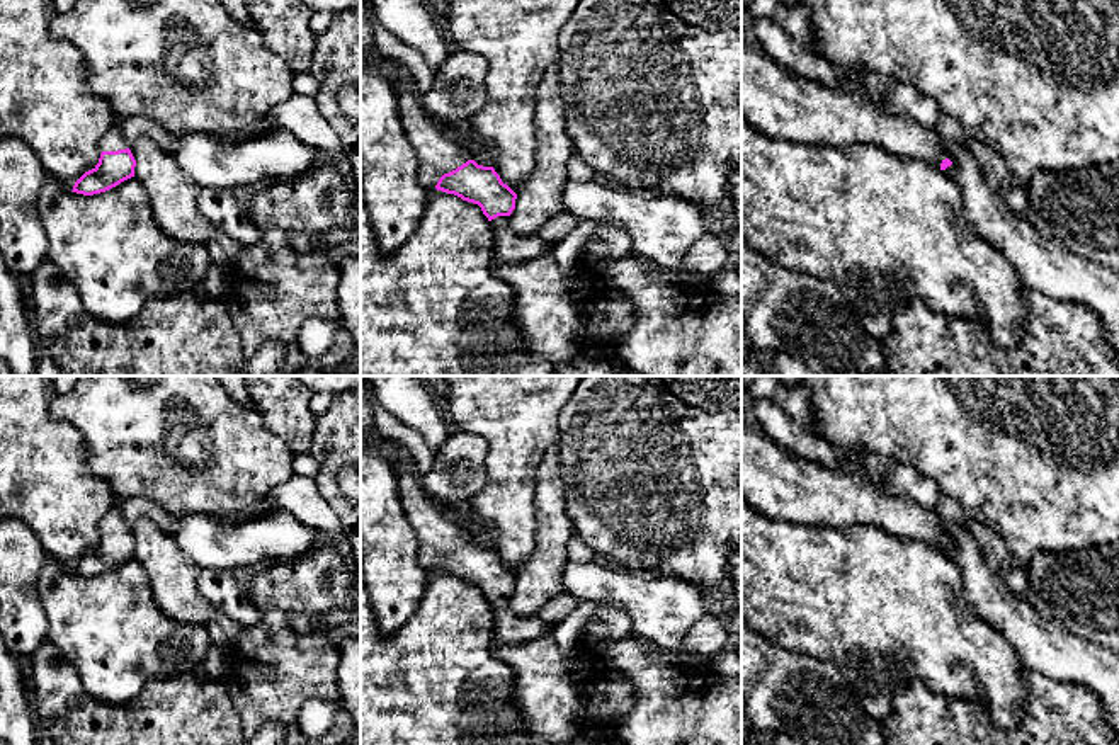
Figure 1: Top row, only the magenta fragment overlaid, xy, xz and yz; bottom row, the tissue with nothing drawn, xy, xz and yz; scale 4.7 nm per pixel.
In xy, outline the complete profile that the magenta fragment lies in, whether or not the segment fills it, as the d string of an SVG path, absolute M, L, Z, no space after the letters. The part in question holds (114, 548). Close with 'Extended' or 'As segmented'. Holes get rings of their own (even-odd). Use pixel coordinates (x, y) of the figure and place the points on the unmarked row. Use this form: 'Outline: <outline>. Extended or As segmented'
Outline: M116 507L102 519L100 529L99 544L75 563L71 573L94 577L134 558L136 541Z. Extended

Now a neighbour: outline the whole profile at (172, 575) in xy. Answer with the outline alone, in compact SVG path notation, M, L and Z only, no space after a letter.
M141 517L129 529L134 541L134 560L145 568L151 595L158 609L177 623L207 624L219 617L214 606L201 594L197 587L197 577L201 566L197 566L179 546L167 536L153 520Z

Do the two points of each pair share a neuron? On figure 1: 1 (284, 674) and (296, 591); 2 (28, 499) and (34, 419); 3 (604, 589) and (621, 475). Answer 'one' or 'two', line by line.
1: one
2: one
3: two

